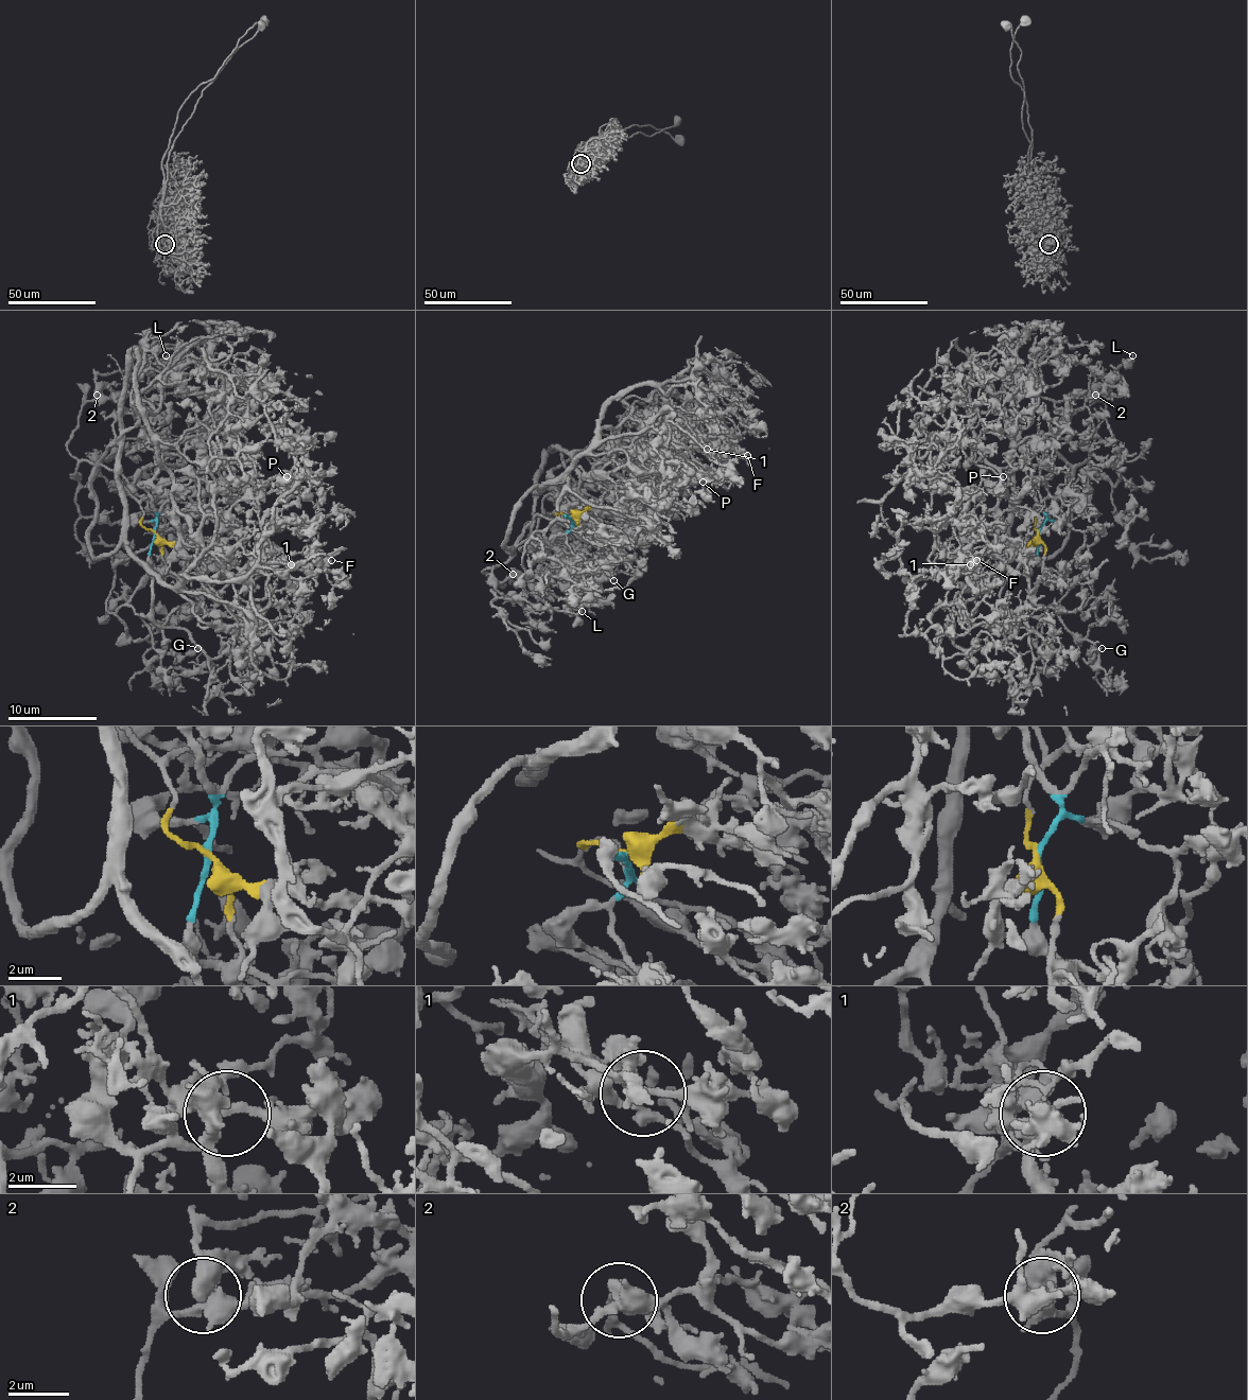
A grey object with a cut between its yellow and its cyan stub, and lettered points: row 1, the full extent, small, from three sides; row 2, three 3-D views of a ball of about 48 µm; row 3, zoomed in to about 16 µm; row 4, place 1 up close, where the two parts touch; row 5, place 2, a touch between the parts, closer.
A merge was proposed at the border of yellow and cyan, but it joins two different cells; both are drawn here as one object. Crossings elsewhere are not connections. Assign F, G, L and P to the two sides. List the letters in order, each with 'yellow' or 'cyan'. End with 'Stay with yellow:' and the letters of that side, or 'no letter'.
F: yellow
G: yellow
L: yellow
P: cyan
Stay with yellow: F, G, L

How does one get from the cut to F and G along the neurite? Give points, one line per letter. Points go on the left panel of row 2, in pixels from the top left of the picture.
F: (155, 534), (102, 462), (113, 444), (119, 447), (124, 542), (167, 584), (260, 612), (273, 574), (331, 560)
G: (155, 534), (102, 462), (113, 444), (124, 542), (151, 587), (143, 616), (117, 614), (146, 659), (197, 647)

